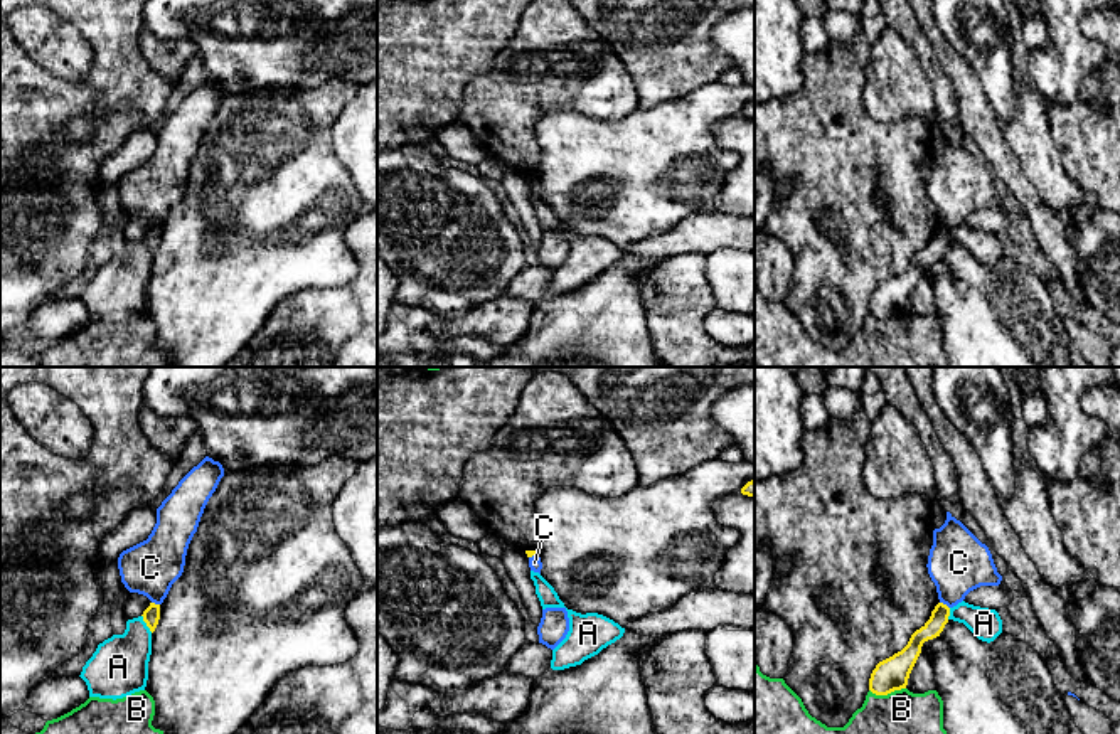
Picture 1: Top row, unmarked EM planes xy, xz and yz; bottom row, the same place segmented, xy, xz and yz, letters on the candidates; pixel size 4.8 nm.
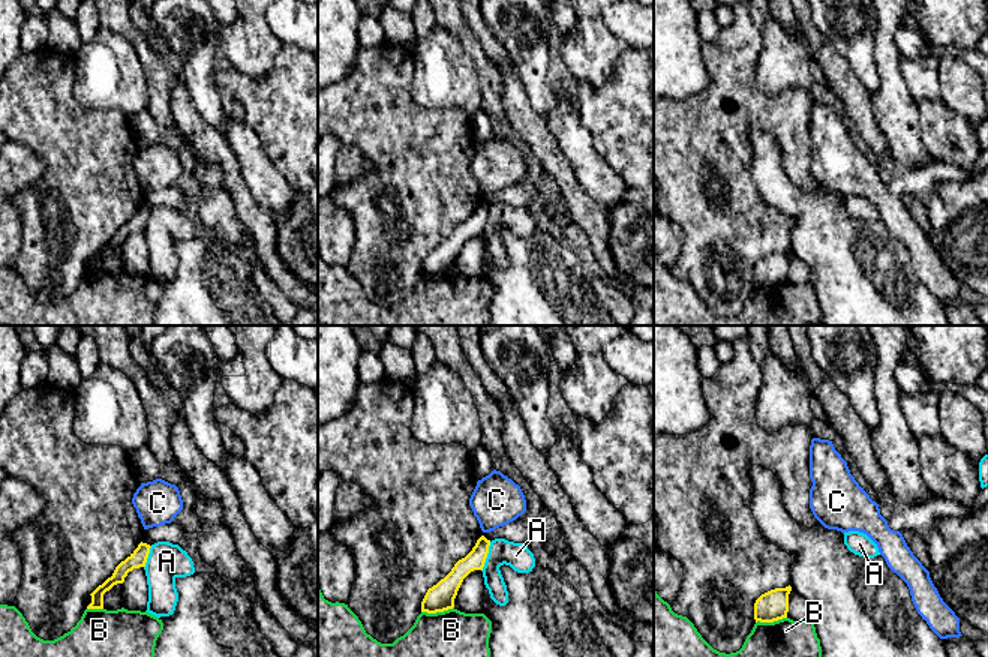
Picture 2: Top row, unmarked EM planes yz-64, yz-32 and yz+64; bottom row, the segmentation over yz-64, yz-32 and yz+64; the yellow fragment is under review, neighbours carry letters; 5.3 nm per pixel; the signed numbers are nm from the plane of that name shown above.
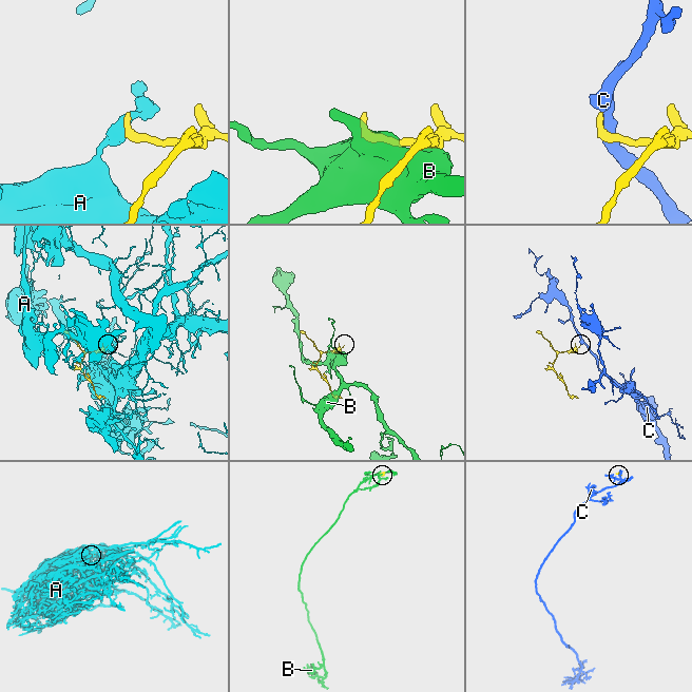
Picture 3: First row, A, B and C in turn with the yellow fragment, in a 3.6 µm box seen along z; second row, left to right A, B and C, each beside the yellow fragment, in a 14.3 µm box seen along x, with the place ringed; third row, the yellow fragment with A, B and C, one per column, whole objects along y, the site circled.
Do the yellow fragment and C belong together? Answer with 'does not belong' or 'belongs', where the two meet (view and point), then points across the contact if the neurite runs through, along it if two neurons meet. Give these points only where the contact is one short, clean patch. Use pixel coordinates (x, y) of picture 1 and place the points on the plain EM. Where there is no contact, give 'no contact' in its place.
does not belong; meets yellow in yz at (945, 228); border along yz (940, 224), (949, 231)

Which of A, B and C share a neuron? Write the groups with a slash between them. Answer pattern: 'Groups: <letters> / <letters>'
Groups: A / B / C

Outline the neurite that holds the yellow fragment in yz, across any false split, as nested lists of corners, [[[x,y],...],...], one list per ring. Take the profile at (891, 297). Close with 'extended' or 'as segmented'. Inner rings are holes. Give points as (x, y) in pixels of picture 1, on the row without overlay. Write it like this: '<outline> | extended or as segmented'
[[[938,226],[931,234],[930,242],[916,253],[908,268],[893,279],[879,285],[871,296],[869,313],[876,318],[888,318],[894,313],[906,311],[909,296],[921,276],[925,264],[940,259],[948,246],[950,231]]] | as segmented

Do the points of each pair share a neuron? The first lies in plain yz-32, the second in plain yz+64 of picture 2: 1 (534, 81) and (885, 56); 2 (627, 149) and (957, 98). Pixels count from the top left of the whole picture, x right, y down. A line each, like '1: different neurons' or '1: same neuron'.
1: different neurons
2: different neurons

